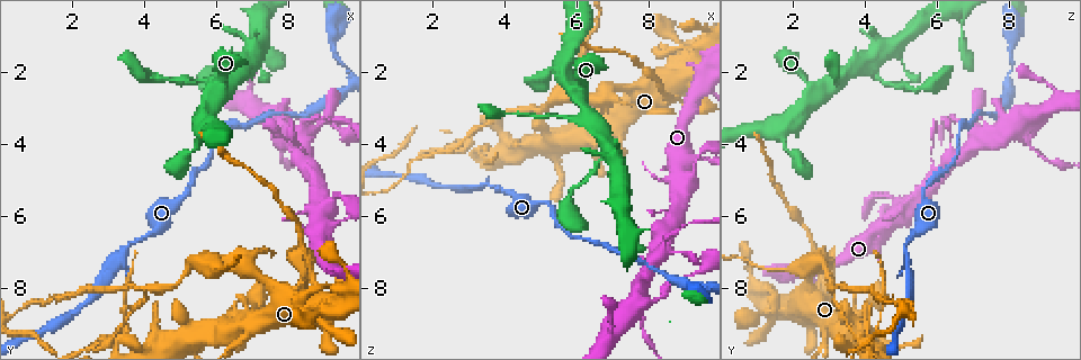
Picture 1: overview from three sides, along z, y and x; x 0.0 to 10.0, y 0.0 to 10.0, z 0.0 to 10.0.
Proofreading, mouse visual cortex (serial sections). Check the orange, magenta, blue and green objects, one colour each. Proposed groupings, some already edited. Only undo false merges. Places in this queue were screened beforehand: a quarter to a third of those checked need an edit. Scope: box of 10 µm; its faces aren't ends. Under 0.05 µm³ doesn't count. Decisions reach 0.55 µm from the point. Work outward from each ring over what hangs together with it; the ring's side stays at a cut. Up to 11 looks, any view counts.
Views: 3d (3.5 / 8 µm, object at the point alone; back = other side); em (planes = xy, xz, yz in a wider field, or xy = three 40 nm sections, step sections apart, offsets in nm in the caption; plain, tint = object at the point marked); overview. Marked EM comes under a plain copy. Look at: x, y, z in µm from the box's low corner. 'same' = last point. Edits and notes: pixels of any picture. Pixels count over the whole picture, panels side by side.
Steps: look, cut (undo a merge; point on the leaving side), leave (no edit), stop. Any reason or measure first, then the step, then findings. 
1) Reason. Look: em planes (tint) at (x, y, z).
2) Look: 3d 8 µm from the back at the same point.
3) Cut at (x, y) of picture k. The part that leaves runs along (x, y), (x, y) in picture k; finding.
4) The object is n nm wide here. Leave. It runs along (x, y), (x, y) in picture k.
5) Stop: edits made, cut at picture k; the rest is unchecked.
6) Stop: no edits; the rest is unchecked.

A fork. Look: 3d 8 µm at (6.95, 1.75, 4.05).

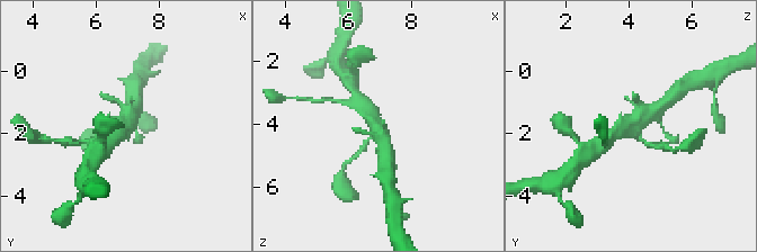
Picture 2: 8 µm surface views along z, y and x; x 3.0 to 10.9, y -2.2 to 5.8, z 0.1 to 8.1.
Look: 3d 3.5 µm at the same point.

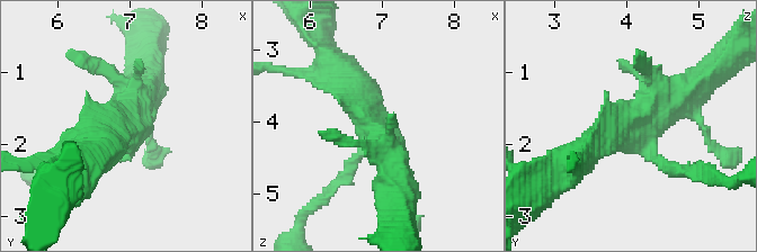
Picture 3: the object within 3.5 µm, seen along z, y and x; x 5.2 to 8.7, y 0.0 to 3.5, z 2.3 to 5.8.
Need the tissue. Look: em xy step 1 (tint) at (7.00, 1.75, 4.10).

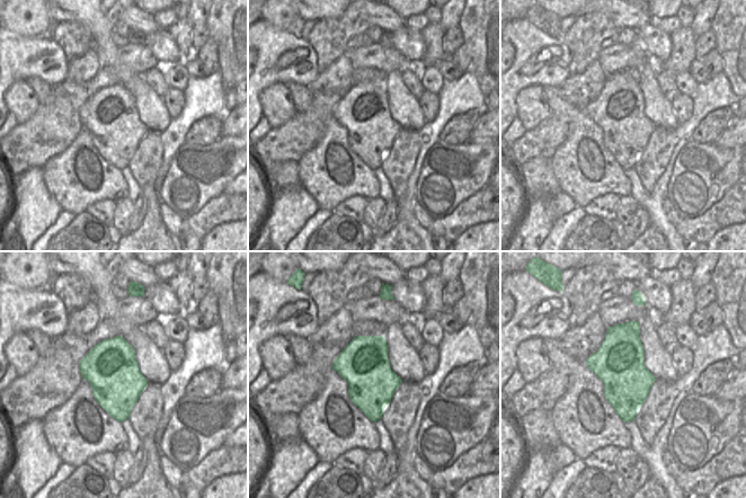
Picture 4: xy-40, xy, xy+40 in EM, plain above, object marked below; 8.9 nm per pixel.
Leave. It runs along (582, 153), (688, 88) in picture 3; continuous, no second cell.

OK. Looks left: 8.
Looks like a crossing. Look: 3d 3.5 µm at (7.70, 3.20, 8.40).

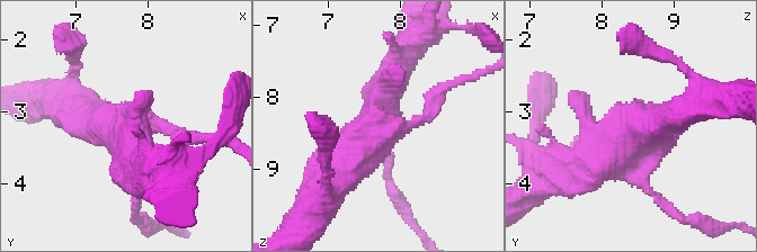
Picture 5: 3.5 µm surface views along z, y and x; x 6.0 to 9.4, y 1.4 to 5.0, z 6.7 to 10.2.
Look: em xy step 3 (tint) at (7.65, 3.25, 8.40).

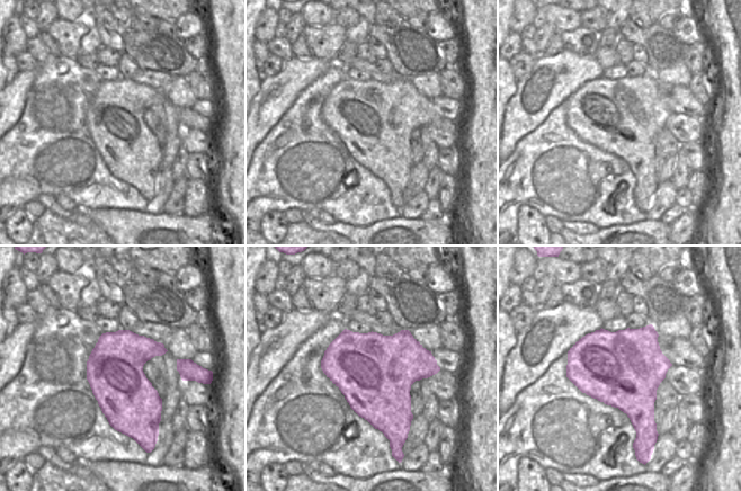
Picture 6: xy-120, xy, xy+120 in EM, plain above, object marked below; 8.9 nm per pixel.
Leave. One cell here.

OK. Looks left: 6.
Abrupt turn. Look: 3d 8 µm from the back at (9.35, 1.40, 8.05).

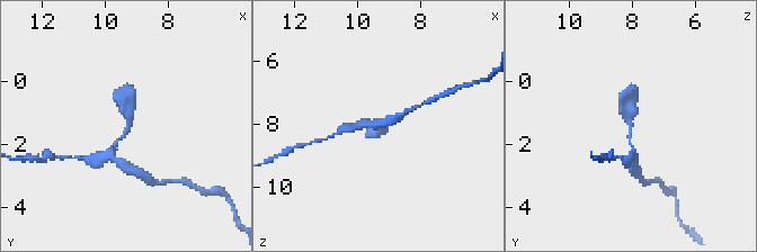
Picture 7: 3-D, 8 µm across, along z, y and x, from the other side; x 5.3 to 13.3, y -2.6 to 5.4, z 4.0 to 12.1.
Closer look. Look: 3d 3.5 µm at the same point.

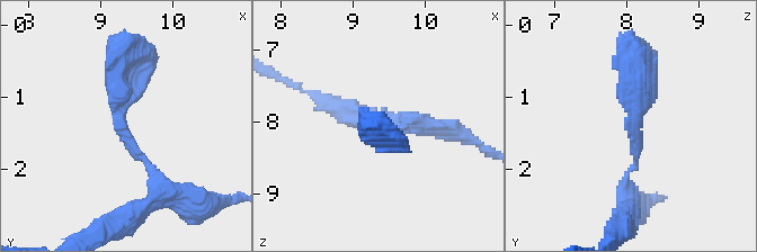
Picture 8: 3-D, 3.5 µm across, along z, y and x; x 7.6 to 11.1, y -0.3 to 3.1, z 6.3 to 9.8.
Leave. It runs along (159, 189), (122, 127), (128, 54) in picture 8; one cell here.

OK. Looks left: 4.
Thick turns thin. Look: 3d 3.5 µm at (8.75, 7.85, 2.85).

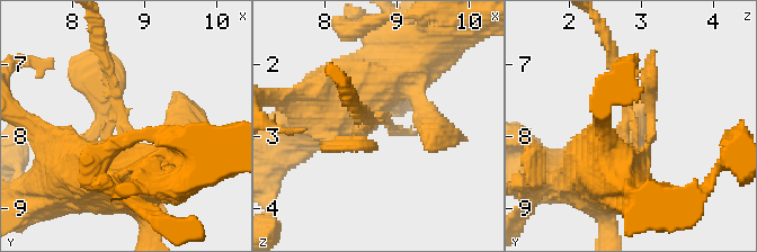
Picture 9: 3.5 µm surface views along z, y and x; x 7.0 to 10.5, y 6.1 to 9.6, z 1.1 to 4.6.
Shape alone is not enough. Look: em xy step 5 (tint) at (8.70, 7.85, 2.80).

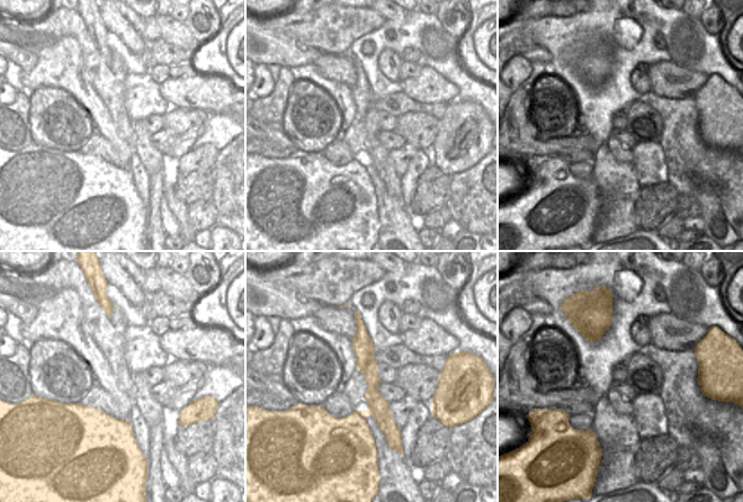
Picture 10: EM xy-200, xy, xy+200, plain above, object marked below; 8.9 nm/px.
Leave. It runs along (64, 177), (95, 177), (123, 143), (106, 56) in picture 9; continuous, no second cell.

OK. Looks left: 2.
Stop: no edits; the rest is unchecked.

